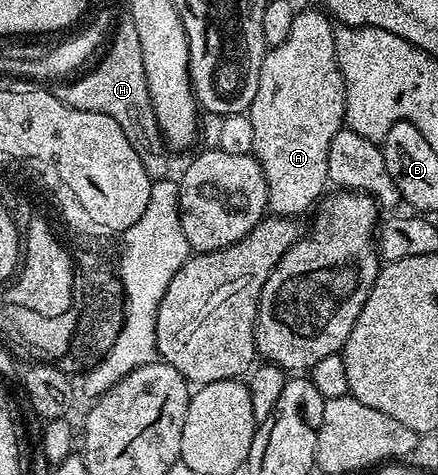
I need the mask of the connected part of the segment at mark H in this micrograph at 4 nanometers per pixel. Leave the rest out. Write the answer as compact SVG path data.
M123 18L119 29L117 28L118 24L106 45L107 53L99 61L95 60L84 76L79 74L74 78L64 79L56 83L57 86L54 85L53 91L55 97L65 106L75 110L89 110L93 114L109 114L109 118L113 118L113 122L117 122L117 126L125 130L125 138L129 138L133 150L137 150L137 158L141 158L145 174L149 174L153 182L165 180L172 175L172 153L163 141L163 133L160 132L159 123L153 114L153 102L149 98L149 82L145 78L145 58L141 58L137 26L133 26L129 18Z

